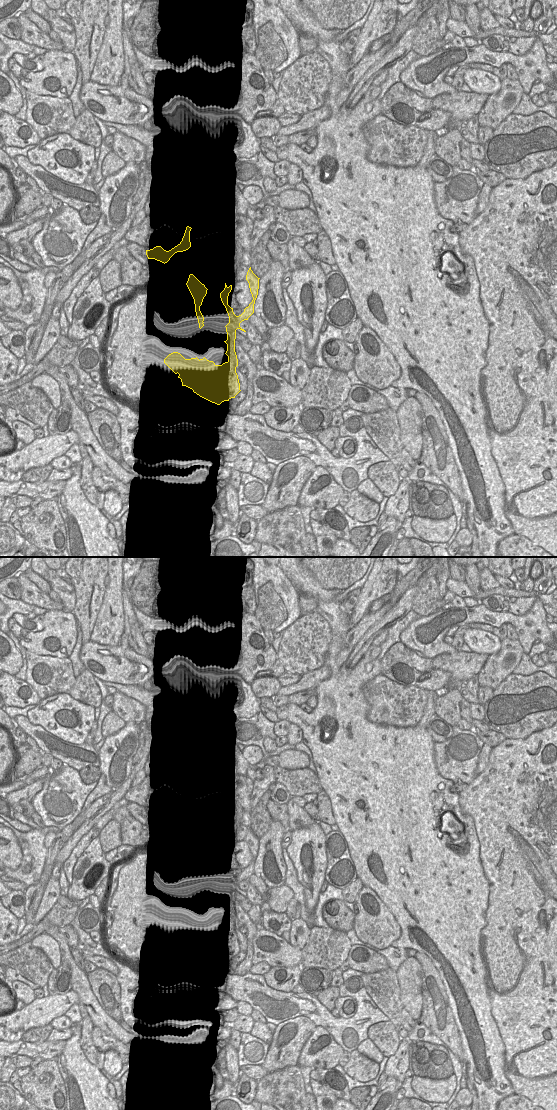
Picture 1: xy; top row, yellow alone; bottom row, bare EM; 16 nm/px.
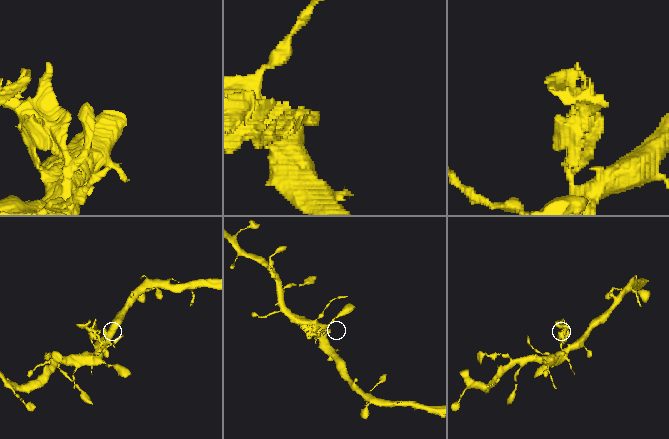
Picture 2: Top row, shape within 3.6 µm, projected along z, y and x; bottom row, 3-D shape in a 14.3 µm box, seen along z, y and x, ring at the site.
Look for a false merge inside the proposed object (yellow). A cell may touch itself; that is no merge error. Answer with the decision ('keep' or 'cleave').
cleave

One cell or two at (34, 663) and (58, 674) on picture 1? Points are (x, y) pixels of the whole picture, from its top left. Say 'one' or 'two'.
one

